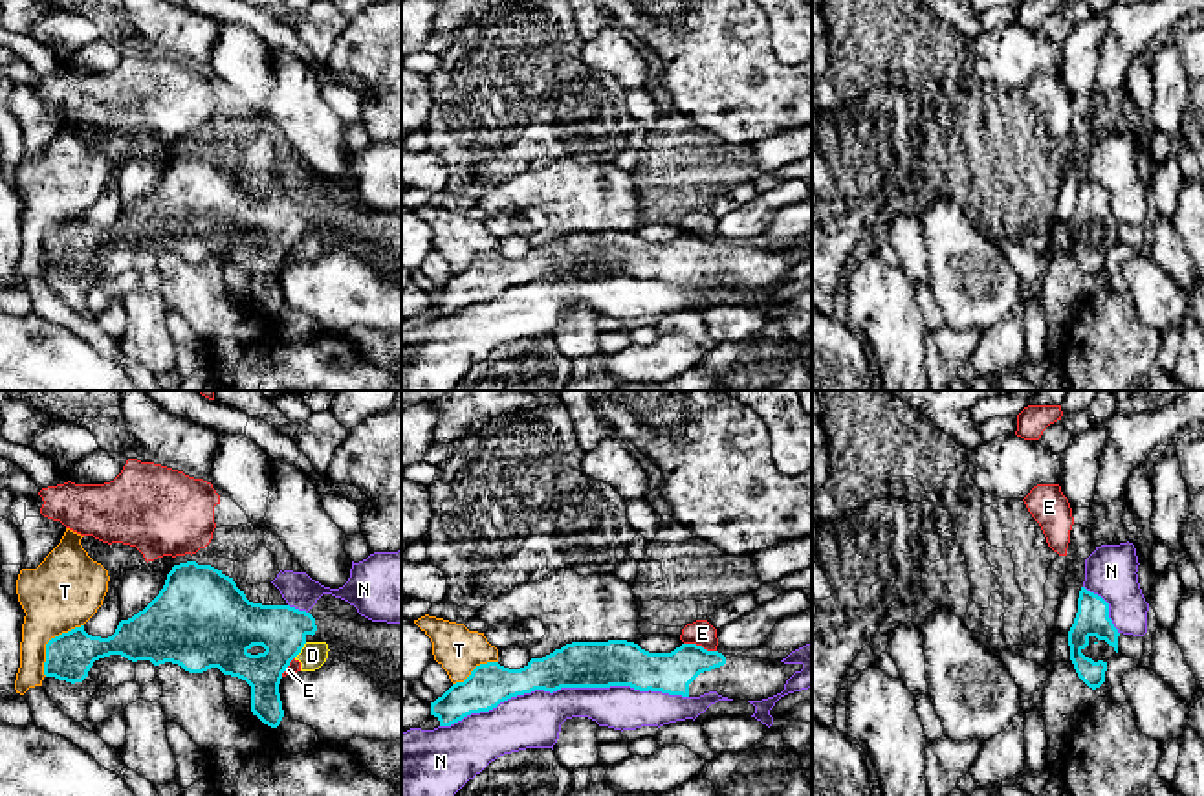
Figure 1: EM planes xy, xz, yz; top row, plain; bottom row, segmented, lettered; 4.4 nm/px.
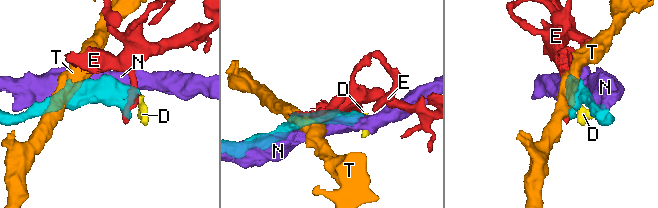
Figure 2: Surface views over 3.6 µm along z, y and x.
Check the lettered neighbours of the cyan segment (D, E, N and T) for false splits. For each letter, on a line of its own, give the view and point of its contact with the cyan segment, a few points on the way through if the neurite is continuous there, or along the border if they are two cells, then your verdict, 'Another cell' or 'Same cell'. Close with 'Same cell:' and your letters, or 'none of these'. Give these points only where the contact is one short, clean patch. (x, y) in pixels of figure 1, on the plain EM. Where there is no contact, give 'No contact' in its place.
D: Touches cyan at xy (301, 237). Boundary: xy (306, 232), (294, 246). Another cell
E: Touches cyan at xz (700, 235). Boundary: xz (684, 232), (695, 232), (715, 241). Another cell
N: Touches cyan at xz (563, 276). Another cell
T: Touches cyan at xy (48, 232). Another cell
Same cell: none of these

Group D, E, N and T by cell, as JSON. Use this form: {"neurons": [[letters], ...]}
{"neurons": [["D", "E"], ["N"], ["T"]]}

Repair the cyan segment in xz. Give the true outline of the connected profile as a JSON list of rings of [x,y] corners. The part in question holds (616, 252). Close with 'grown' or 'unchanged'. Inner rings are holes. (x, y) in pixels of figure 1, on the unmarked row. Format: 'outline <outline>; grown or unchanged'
outline [[[572,231],[542,248],[531,248],[520,259],[498,251],[476,255],[464,271],[453,273],[431,292],[440,315],[451,315],[471,303],[489,301],[500,292],[535,279],[630,275],[640,281],[662,281],[700,286],[717,281],[728,288],[762,290],[784,279],[786,270],[803,253],[748,248],[726,248],[696,233],[682,233],[671,242],[649,242],[634,231]]]; grown

